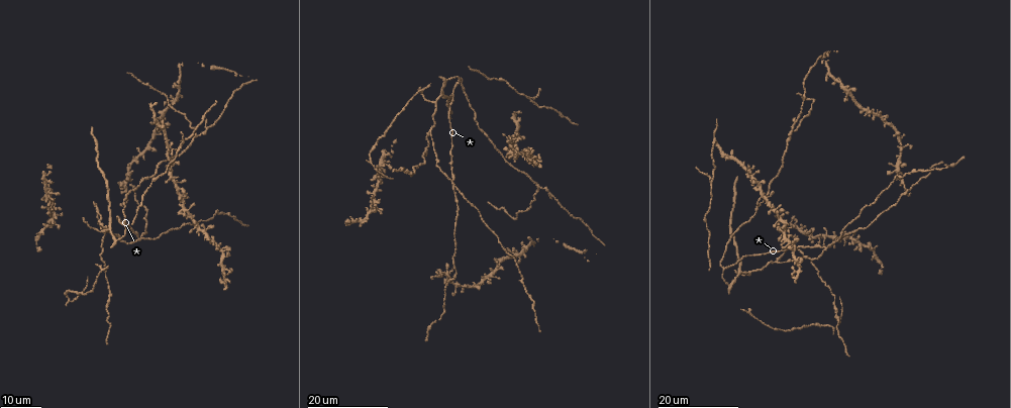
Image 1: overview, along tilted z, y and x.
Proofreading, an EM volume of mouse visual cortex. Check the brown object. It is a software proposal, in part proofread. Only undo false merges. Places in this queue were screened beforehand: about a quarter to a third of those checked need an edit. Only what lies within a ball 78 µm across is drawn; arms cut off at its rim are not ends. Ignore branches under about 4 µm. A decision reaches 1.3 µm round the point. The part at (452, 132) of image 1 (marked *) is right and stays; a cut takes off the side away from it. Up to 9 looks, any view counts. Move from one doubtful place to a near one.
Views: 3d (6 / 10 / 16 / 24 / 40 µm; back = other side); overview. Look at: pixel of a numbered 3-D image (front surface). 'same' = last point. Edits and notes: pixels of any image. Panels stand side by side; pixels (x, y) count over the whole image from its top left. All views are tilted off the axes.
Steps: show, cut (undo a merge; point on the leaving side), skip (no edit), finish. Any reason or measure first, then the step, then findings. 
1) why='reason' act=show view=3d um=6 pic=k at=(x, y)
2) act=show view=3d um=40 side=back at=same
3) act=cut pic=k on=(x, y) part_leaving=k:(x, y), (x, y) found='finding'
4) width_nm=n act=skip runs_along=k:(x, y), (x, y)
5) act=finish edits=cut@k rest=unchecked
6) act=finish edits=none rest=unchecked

why='three arms meet' act=show view=3d um=16 pic=1 at=(750, 271)

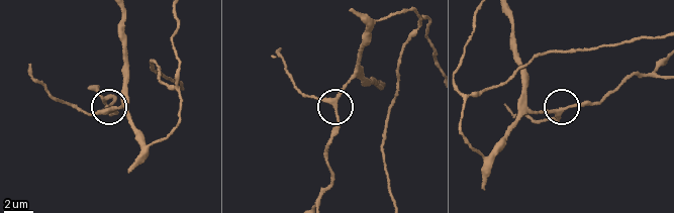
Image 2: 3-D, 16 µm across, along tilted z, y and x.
why='closer look' act=show view=3d um=10 pic=2 at=(105, 111)

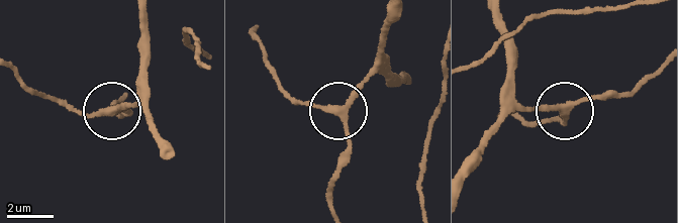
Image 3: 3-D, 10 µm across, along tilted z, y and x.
width_nm=240 act=skip runs_along=3:(163, 138), (136, 104), (93, 115), (57, 103) found='continuous, no second neuron'

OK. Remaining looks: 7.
why='three arms meet' act=show view=3d um=24 pic=1 at=(427, 153)

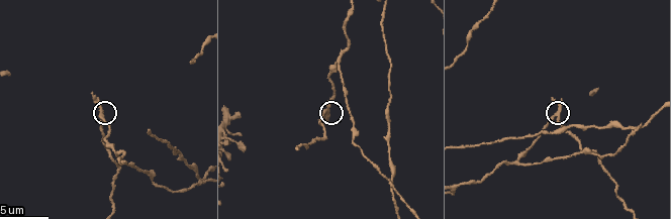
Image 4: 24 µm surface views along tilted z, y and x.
why='zoom in' act=show view=3d um=10 pic=4 at=(101, 112)

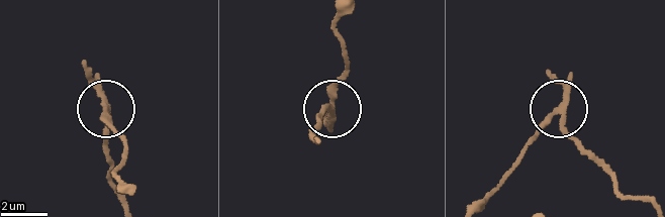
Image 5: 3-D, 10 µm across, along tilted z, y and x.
side_arm_um=44 arms=3 act=cut pic=5 on=(91, 83) found='a second neuron is stuck on'

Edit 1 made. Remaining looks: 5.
why='thick turns thin' act=show view=3d um=24 pic=1 at=(502, 208)

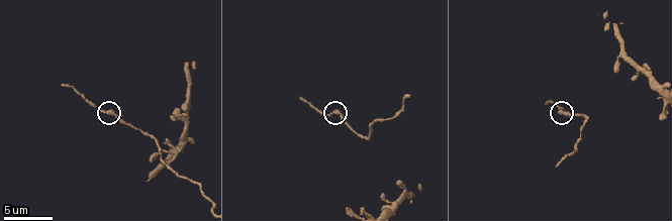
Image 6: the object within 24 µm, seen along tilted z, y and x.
act=show view=3d um=10 pic=6 at=(109, 111)

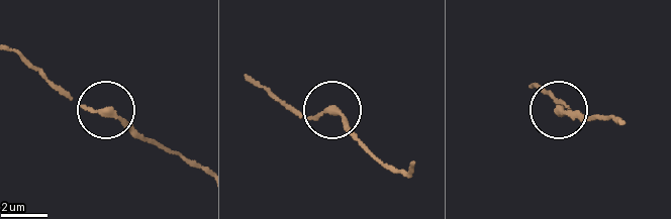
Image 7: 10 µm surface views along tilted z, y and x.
act=skip runs_along=7:(412, 167), (388, 165), (333, 108), (313, 116), (292, 114) found='all the same neuron'

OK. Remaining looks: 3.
why='branch point' act=show view=3d um=16 pic=1 at=(789, 138)

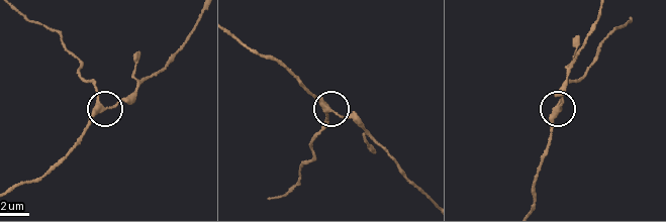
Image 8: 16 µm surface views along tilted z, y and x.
act=show view=3d um=10 pic=8 at=(559, 107)

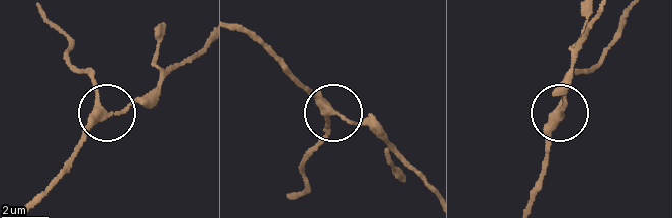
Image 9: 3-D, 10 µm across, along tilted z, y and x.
side_arm_um=31 act=skip runs_along=9:(241, 27), (326, 108), (325, 135) found='one neuron here'

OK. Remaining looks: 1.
act=show view=3d um=10 pic=4 at=(200, 183)

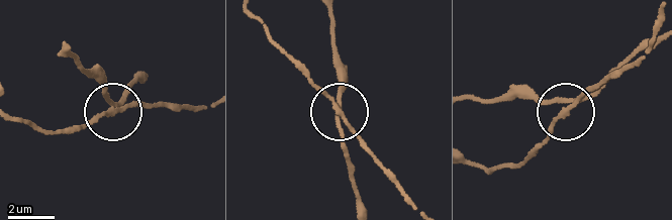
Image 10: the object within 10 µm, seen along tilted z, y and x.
side_arm_um=87 act=skip runs_along=10:(331, 15), (353, 184) found='one neuron here'

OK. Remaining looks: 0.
act=finish edits=cut@5 rest=unchecked

